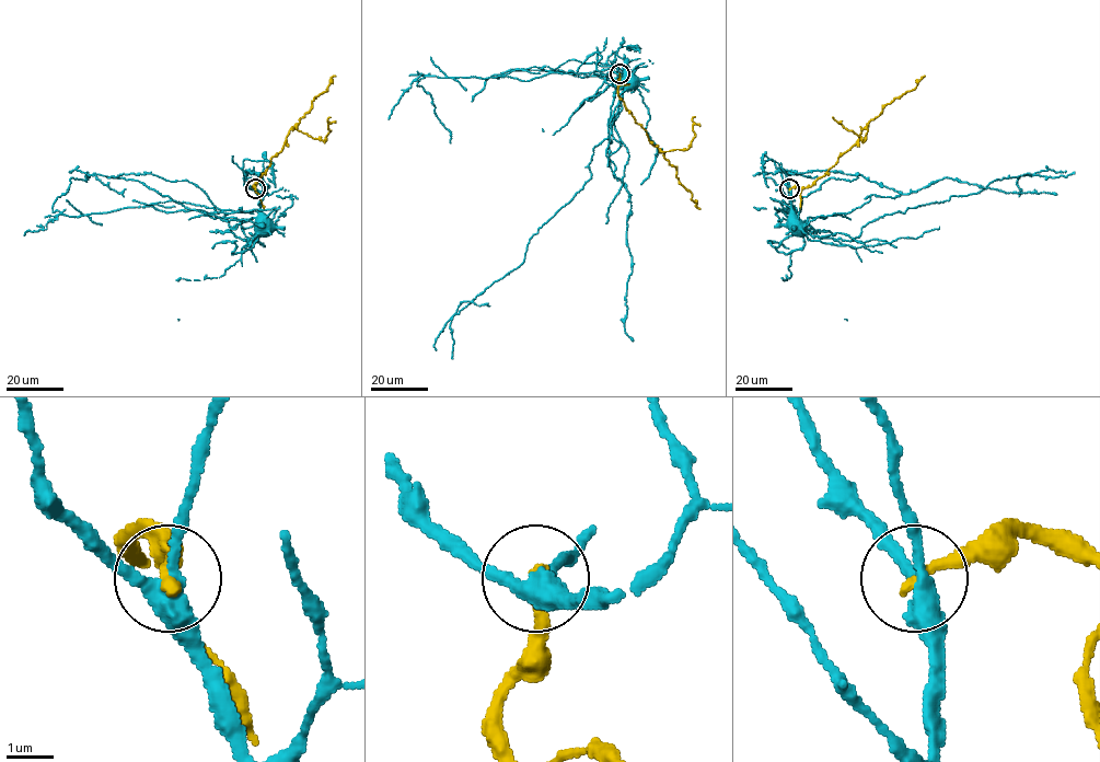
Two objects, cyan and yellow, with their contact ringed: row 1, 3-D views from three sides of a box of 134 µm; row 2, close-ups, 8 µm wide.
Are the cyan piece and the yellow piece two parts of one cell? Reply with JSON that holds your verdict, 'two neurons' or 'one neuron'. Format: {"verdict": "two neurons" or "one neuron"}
{"verdict": "two neurons"}

